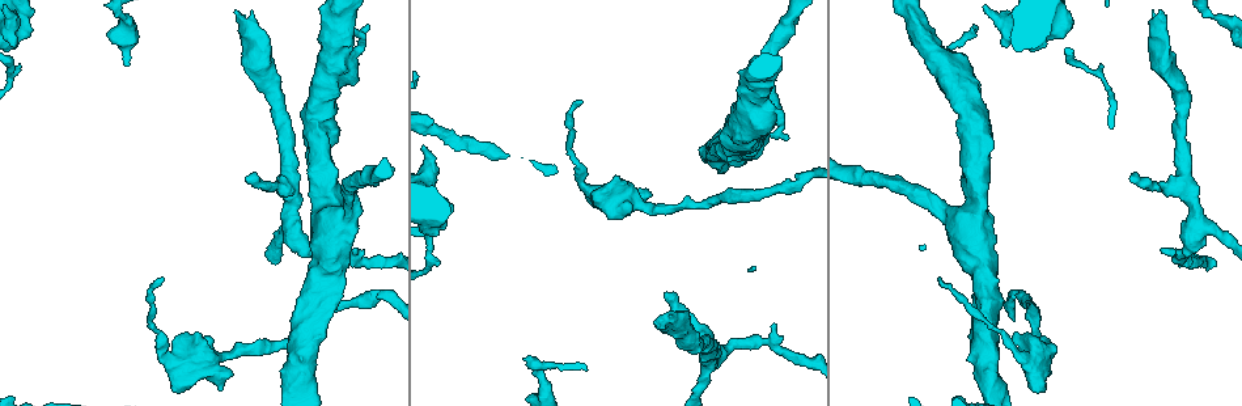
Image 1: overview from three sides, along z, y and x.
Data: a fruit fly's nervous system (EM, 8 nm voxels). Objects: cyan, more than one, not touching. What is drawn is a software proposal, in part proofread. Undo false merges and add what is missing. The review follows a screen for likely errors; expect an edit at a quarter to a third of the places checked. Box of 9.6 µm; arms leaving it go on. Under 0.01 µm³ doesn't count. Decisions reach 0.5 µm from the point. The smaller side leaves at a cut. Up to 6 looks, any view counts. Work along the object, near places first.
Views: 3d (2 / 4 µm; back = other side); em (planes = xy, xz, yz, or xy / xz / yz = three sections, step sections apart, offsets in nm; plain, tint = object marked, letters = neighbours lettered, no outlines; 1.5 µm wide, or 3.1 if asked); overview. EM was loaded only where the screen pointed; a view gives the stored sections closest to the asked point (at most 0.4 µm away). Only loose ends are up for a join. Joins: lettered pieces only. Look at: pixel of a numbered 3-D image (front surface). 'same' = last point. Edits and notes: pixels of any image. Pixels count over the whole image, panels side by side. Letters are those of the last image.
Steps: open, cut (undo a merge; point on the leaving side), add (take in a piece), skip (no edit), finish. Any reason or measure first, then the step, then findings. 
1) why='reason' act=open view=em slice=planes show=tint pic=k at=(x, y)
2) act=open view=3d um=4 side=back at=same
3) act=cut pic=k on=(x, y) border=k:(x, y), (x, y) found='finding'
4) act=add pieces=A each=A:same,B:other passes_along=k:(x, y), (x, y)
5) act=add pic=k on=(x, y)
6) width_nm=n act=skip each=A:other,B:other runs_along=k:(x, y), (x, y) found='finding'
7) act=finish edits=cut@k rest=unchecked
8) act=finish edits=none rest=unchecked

why='sudden change in width' act=open view=em slice=planes show=tint pic=1 at=(120, 15)

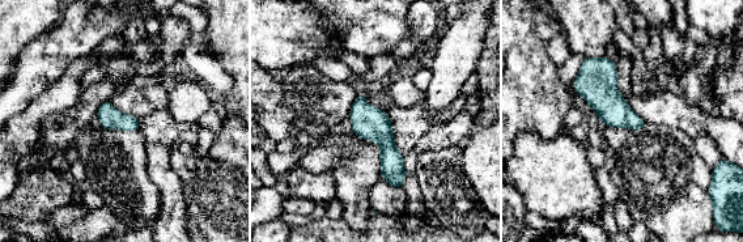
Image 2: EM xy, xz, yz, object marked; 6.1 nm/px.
act=open view=em slice=planes show=letters at=same

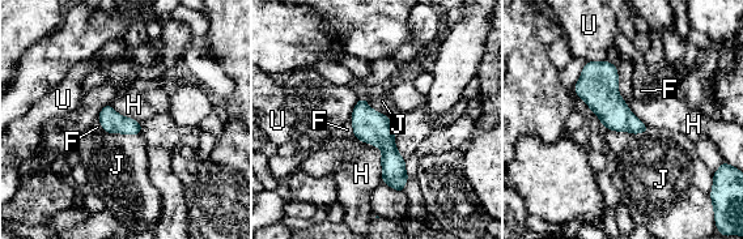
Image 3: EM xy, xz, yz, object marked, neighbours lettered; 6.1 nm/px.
act=skip each=F:other,H:other,J:other,U:other border=3:(357, 139), (380, 149), (382, 180) found='all the same neuron'

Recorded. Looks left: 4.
why='free end' act=open view=3d um=4 pic=1 at=(248, 175)

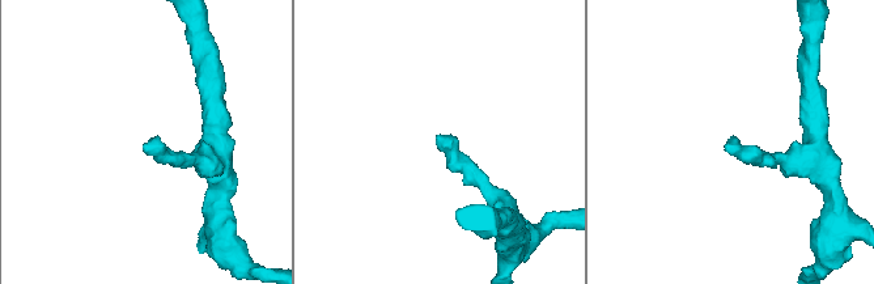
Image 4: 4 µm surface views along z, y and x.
act=open view=em slice=planes show=letters pic=4 at=(442, 137)

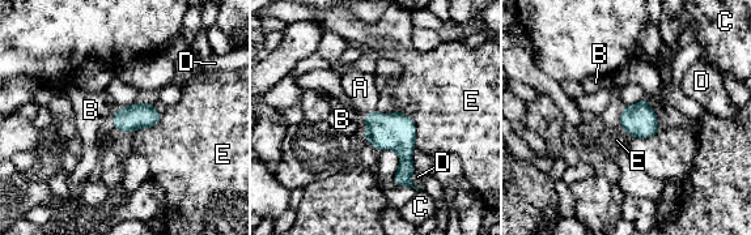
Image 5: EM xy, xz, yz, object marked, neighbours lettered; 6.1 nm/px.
act=add pieces=A each=A:same,B:other,C:other,D:other,E:other passes_along=5:(397, 132), (369, 114), (360, 88) found='the neuron continues'

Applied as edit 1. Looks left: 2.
act=finish edits=add@5 rest=unchecked

